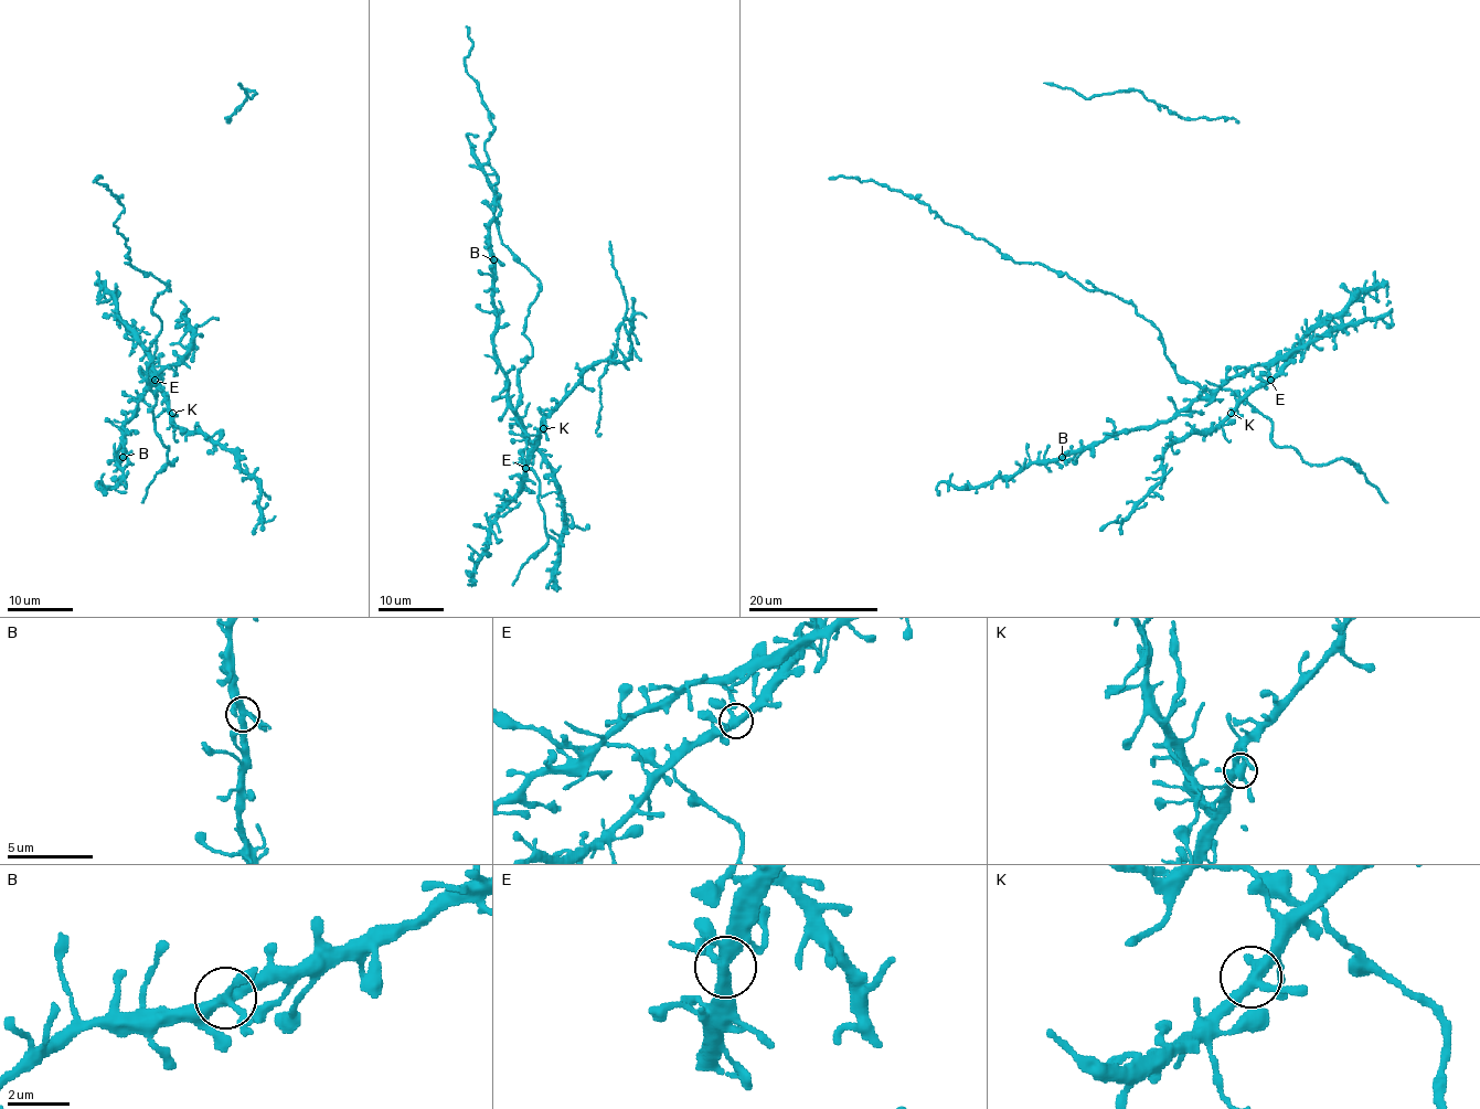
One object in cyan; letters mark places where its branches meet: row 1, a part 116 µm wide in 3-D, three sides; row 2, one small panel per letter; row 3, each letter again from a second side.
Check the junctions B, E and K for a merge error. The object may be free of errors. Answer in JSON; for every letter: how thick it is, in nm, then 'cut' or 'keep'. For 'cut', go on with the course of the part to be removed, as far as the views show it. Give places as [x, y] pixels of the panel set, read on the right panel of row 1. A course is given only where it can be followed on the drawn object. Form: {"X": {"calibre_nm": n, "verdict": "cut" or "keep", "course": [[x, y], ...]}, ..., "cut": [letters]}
{"B": {"calibre_nm": 340, "verdict": "keep"}, "E": {"calibre_nm": 360, "verdict": "keep"}, "K": {"calibre_nm": 360, "verdict": "keep"}, "cut": []}

